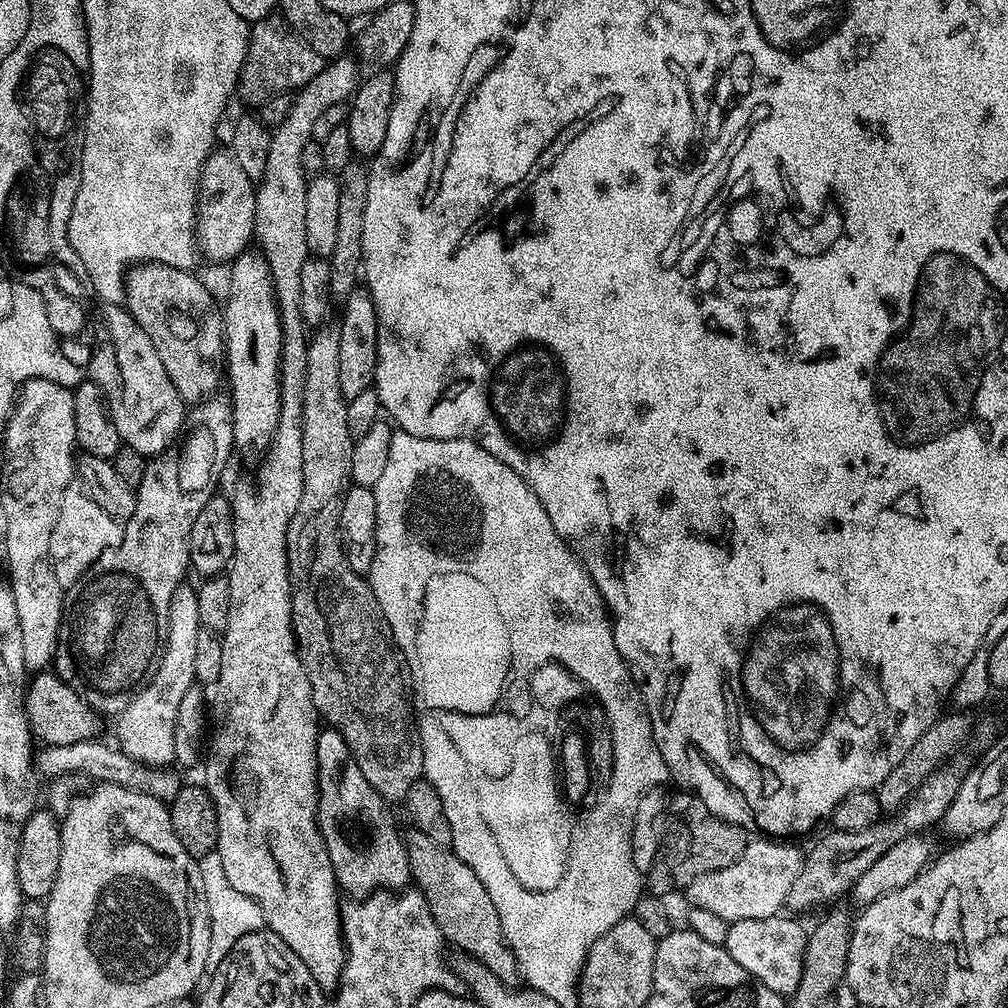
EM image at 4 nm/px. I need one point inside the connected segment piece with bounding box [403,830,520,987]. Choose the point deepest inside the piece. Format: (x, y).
(466, 916)

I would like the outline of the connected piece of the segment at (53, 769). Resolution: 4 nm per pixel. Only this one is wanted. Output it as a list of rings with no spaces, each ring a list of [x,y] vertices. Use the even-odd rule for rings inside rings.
[[[97,738],[86,742],[74,742],[74,746],[49,744],[41,747],[34,756],[37,773],[41,777],[51,778],[61,776],[67,772],[80,772],[93,781],[117,784],[138,792],[148,792],[154,798],[165,802],[170,802],[176,797],[182,786],[182,780],[179,780],[172,773],[173,769],[171,767],[149,768],[147,764],[140,764],[137,760],[131,760],[128,755],[120,751],[119,747],[113,746],[111,743],[109,743],[110,745],[103,744],[102,741],[103,739]]]

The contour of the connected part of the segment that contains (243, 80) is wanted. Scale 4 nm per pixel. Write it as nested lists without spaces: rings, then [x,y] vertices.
[[[283,19],[257,20],[251,25],[248,34],[248,49],[240,71],[238,96],[253,106],[265,104],[270,98],[292,94],[306,86],[306,82],[310,82],[310,78],[314,78],[321,67],[320,55],[305,40],[301,40]]]

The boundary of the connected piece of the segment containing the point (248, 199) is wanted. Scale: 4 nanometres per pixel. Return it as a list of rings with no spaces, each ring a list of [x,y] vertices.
[[[213,150],[209,152],[208,159],[204,162],[204,168],[200,172],[200,186],[198,189],[198,199],[196,201],[196,239],[198,241],[199,251],[203,253],[203,255],[205,252],[205,254],[212,260],[225,260],[225,262],[231,262],[253,243],[255,226],[256,190],[254,187],[254,182],[250,178],[246,178],[246,174],[242,171],[242,166],[238,166],[238,158],[234,158],[231,151],[224,150],[224,152],[219,152],[219,150]]]

